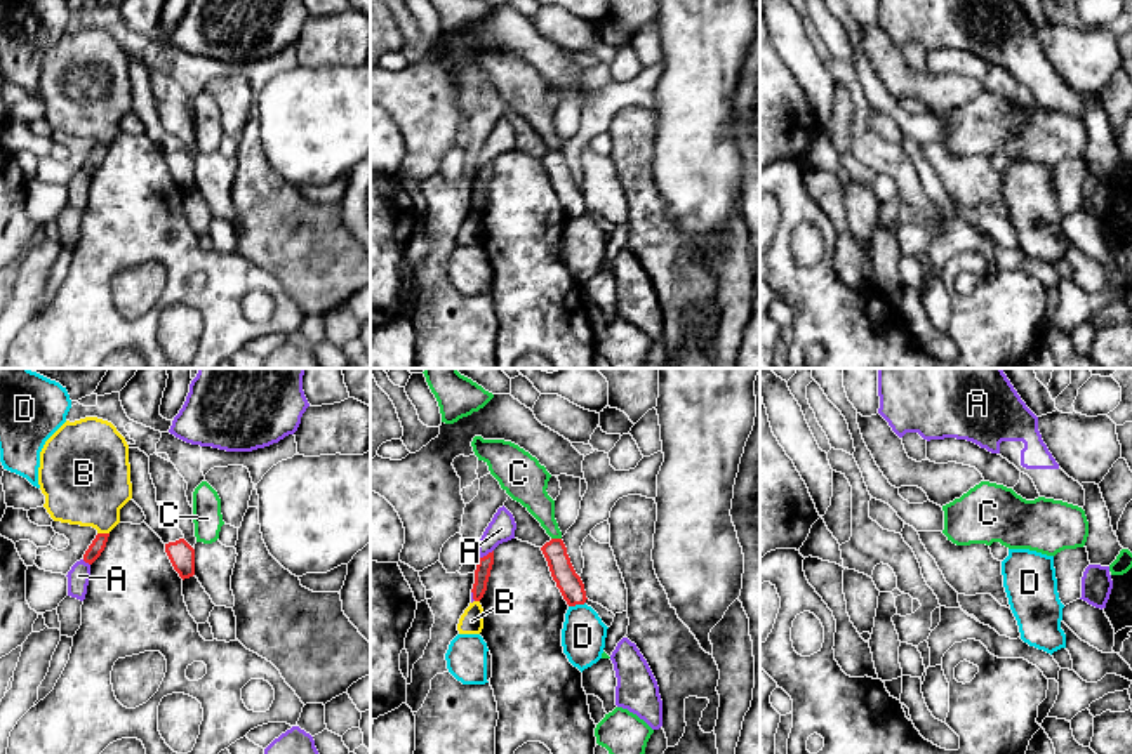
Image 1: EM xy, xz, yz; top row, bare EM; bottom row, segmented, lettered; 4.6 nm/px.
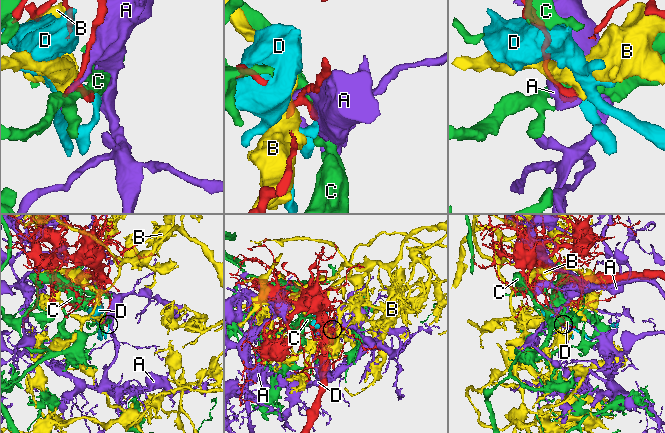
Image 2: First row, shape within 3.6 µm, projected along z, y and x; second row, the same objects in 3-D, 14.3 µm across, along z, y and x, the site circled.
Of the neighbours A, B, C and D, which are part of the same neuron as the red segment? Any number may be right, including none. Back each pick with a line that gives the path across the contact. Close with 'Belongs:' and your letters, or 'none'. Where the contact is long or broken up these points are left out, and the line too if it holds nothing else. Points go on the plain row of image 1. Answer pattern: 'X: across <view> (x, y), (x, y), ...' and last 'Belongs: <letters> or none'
Belongs: none

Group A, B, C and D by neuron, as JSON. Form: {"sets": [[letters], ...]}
{"sets": [["A"], ["B"], ["C"], ["D"]]}

